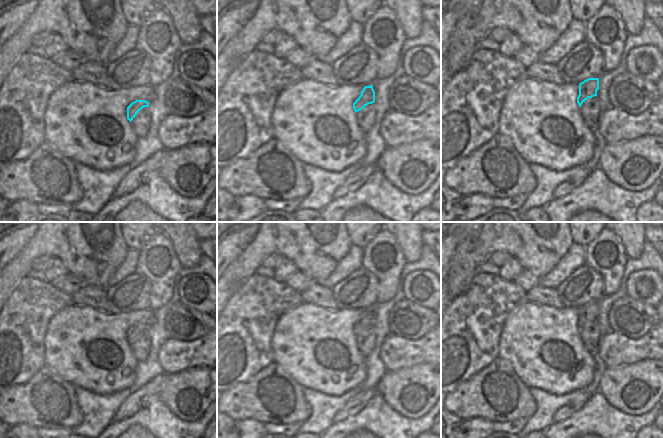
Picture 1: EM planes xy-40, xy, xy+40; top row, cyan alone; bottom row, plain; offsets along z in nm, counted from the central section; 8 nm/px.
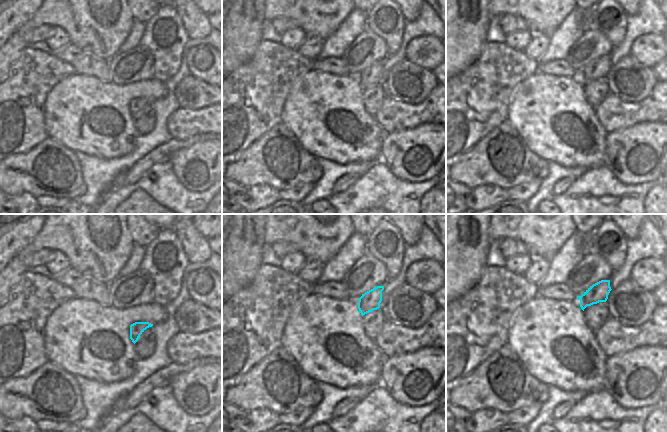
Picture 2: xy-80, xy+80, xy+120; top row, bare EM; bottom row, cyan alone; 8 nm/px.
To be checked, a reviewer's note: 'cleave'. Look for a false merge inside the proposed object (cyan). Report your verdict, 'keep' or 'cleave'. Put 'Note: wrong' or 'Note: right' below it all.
keep
Note: wrong

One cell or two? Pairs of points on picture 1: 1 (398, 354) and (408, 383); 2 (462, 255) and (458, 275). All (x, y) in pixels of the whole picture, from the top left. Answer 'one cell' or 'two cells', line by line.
1: two cells
2: one cell

